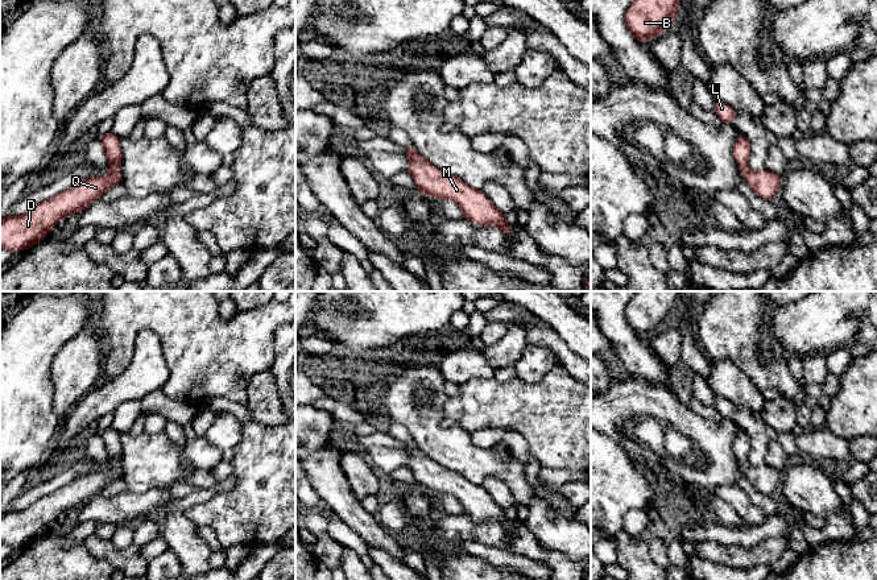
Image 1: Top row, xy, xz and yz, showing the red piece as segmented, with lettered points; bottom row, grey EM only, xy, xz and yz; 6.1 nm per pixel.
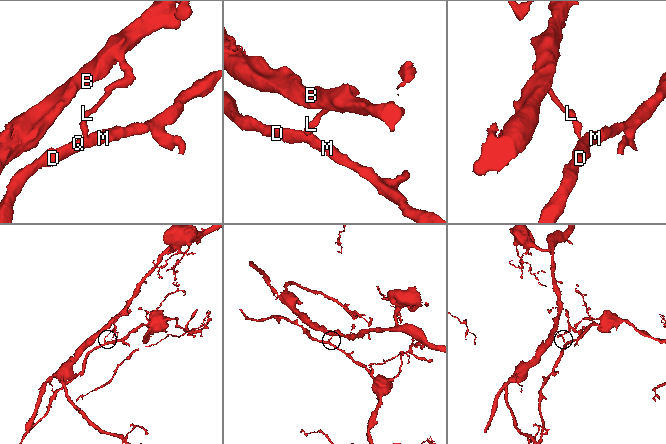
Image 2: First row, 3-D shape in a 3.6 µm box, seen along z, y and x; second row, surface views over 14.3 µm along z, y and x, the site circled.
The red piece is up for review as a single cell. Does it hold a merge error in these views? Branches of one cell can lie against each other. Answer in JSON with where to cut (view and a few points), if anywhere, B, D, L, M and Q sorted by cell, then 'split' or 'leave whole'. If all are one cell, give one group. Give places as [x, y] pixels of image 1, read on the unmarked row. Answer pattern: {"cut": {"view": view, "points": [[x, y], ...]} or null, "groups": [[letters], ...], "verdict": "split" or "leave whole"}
{"cut": {"view": "xy", "points": [[119, 465], [108, 468]]}, "groups": [["B", "L"], ["D", "M", "Q"]], "verdict": "split"}

